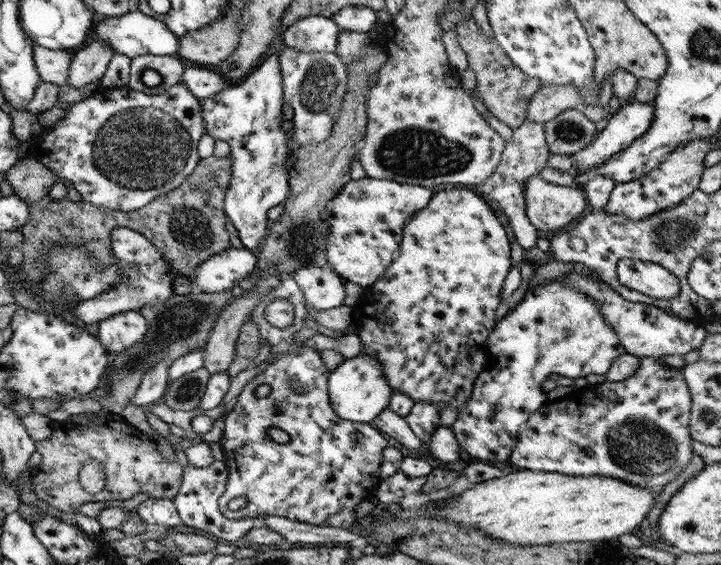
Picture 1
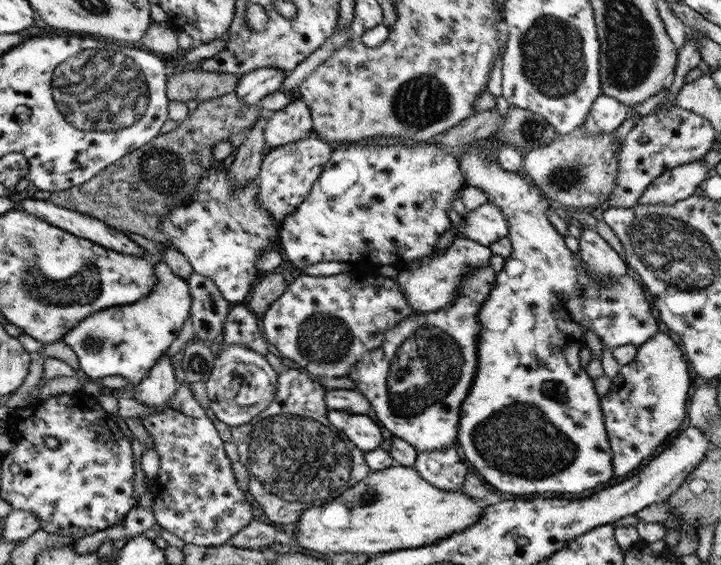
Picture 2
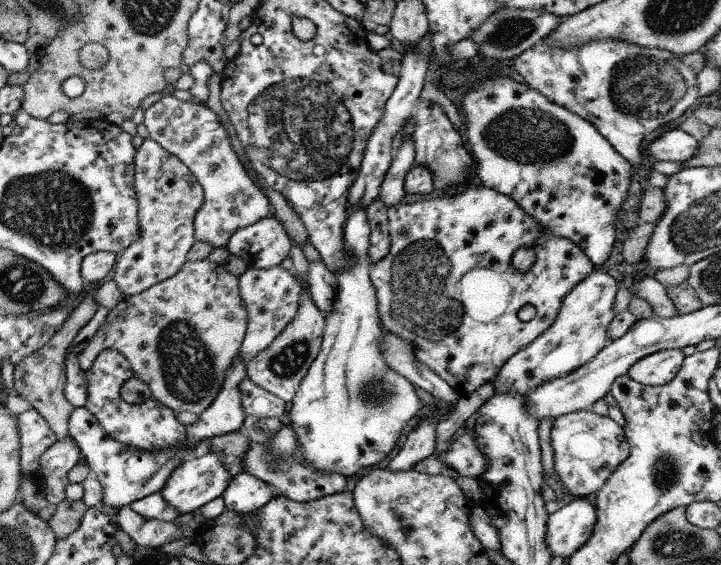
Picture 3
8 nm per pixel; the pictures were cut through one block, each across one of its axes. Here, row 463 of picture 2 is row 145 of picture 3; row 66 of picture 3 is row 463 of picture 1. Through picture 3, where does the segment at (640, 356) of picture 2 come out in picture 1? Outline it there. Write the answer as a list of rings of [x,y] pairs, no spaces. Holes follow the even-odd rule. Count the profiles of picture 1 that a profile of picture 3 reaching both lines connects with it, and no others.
[[[640,356],[636,357],[636,359],[638,360],[638,367],[633,371],[633,374],[619,382],[603,381],[599,386],[595,387],[586,384],[581,388],[571,388],[570,392],[563,397],[541,405],[520,427],[520,436],[518,436],[517,442],[508,456],[509,460],[515,466],[533,472],[558,472],[569,476],[606,476],[639,488],[662,488],[667,482],[675,480],[683,470],[683,467],[691,460],[691,455],[694,453],[693,449],[691,449],[691,436],[688,431],[691,406],[690,392],[684,378],[681,376],[681,371],[677,368],[663,364],[663,362],[659,361],[659,357]]]

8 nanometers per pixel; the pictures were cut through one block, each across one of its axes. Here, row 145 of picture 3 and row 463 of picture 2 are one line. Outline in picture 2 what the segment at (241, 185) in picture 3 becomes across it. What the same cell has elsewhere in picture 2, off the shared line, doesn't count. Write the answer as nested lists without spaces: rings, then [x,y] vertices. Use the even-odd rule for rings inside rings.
[[[179,383],[171,399],[167,399],[165,403],[157,407],[151,405],[148,407],[149,414],[141,414],[136,418],[149,434],[153,450],[159,456],[159,471],[157,471],[154,484],[150,486],[155,496],[151,512],[157,526],[183,540],[184,544],[214,547],[227,543],[233,534],[253,520],[253,514],[250,504],[244,498],[244,493],[239,491],[231,463],[223,449],[223,441],[219,439],[211,423],[210,414],[195,401],[187,383]]]

